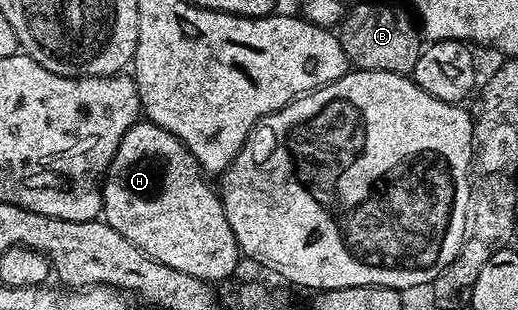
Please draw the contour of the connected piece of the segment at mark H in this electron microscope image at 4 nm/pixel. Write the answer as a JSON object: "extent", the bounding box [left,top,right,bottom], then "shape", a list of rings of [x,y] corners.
{"extent":[99,120,243,284],"shape":[[[138,120],[127,136],[119,140],[119,148],[99,187],[103,220],[115,228],[119,236],[131,240],[135,248],[159,260],[159,264],[167,264],[167,268],[175,268],[175,272],[187,272],[187,276],[195,276],[204,282],[218,284],[236,272],[237,265],[243,262],[243,255],[237,247],[235,234],[231,232],[231,224],[227,224],[218,191],[214,187],[212,190],[205,181],[206,175],[195,156],[191,156],[189,149],[174,134],[159,128],[154,122]]]}

